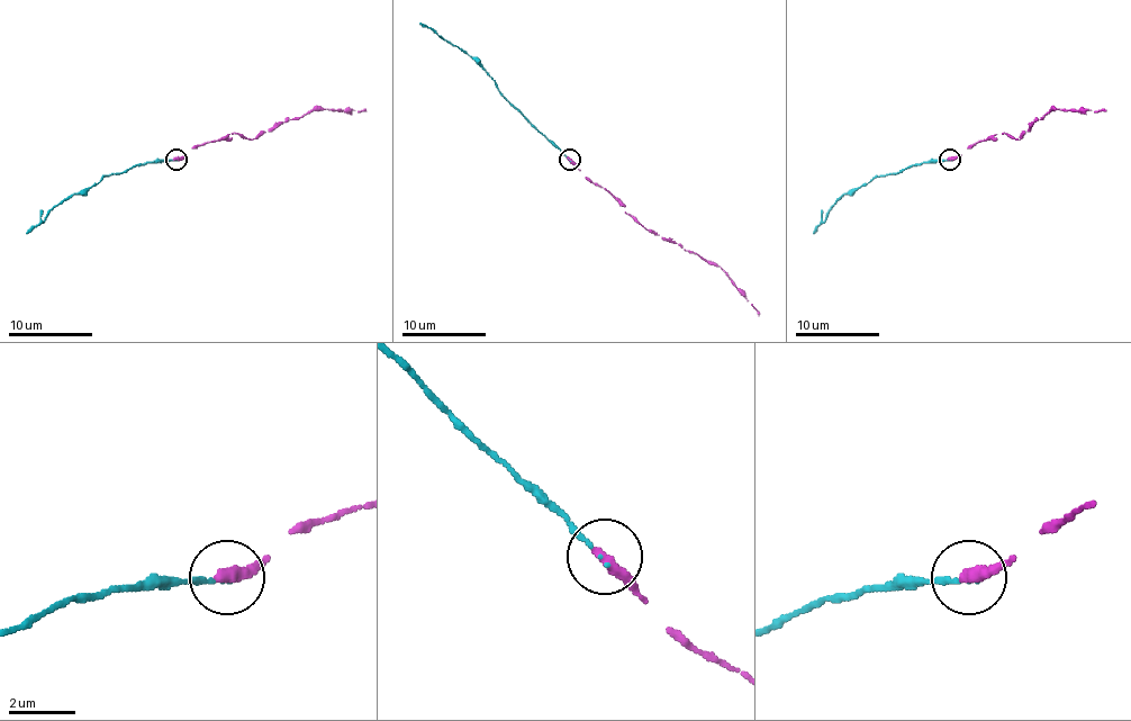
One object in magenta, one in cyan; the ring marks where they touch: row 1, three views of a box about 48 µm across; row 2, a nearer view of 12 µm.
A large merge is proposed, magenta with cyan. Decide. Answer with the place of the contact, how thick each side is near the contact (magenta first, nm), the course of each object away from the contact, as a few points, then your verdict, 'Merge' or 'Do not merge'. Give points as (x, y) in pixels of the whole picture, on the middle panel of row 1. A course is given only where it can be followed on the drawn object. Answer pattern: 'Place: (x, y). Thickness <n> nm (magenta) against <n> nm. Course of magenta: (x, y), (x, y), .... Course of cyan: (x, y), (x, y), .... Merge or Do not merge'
Place: (569, 159). Thickness 400 nm (magenta) against 110 nm. Course of magenta: (570, 159), (585, 178), (602, 186), (645, 230), (720, 266), (759, 316). Course of cyan: (568, 159), (513, 106), (469, 55), (421, 24). Merge

